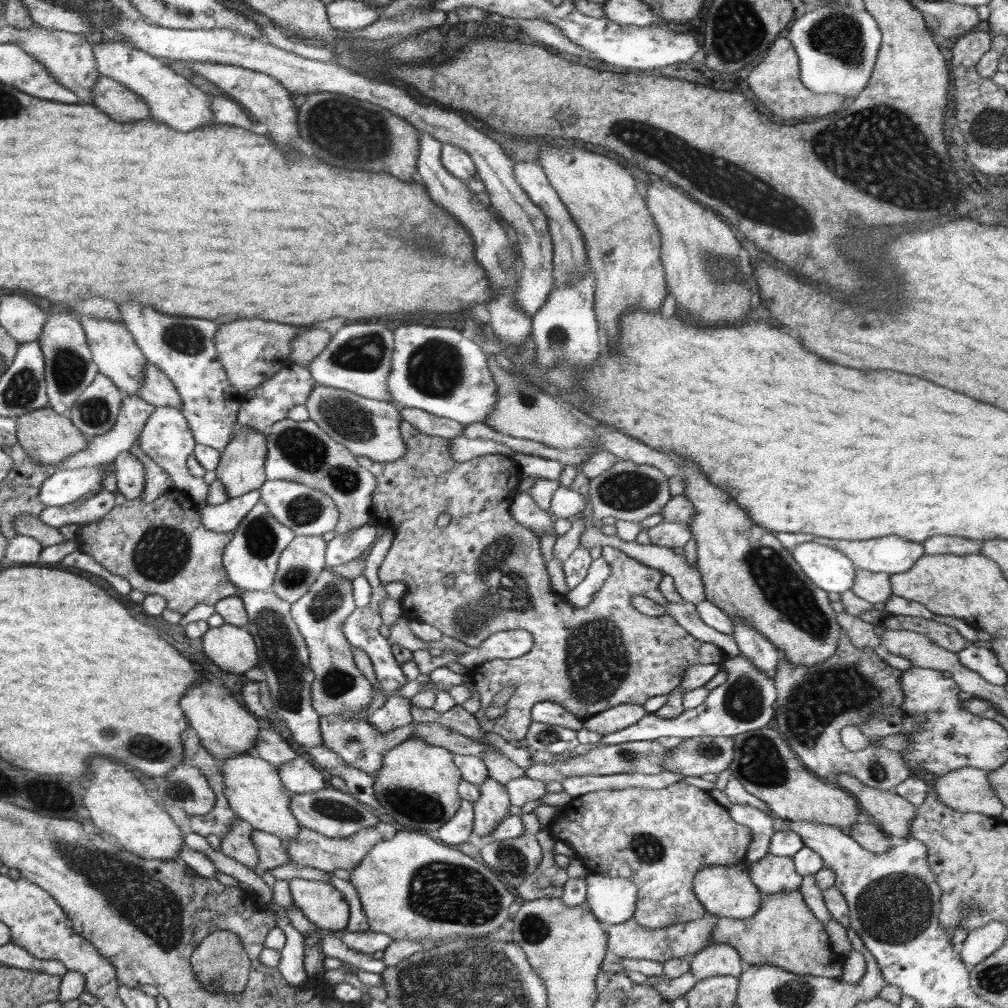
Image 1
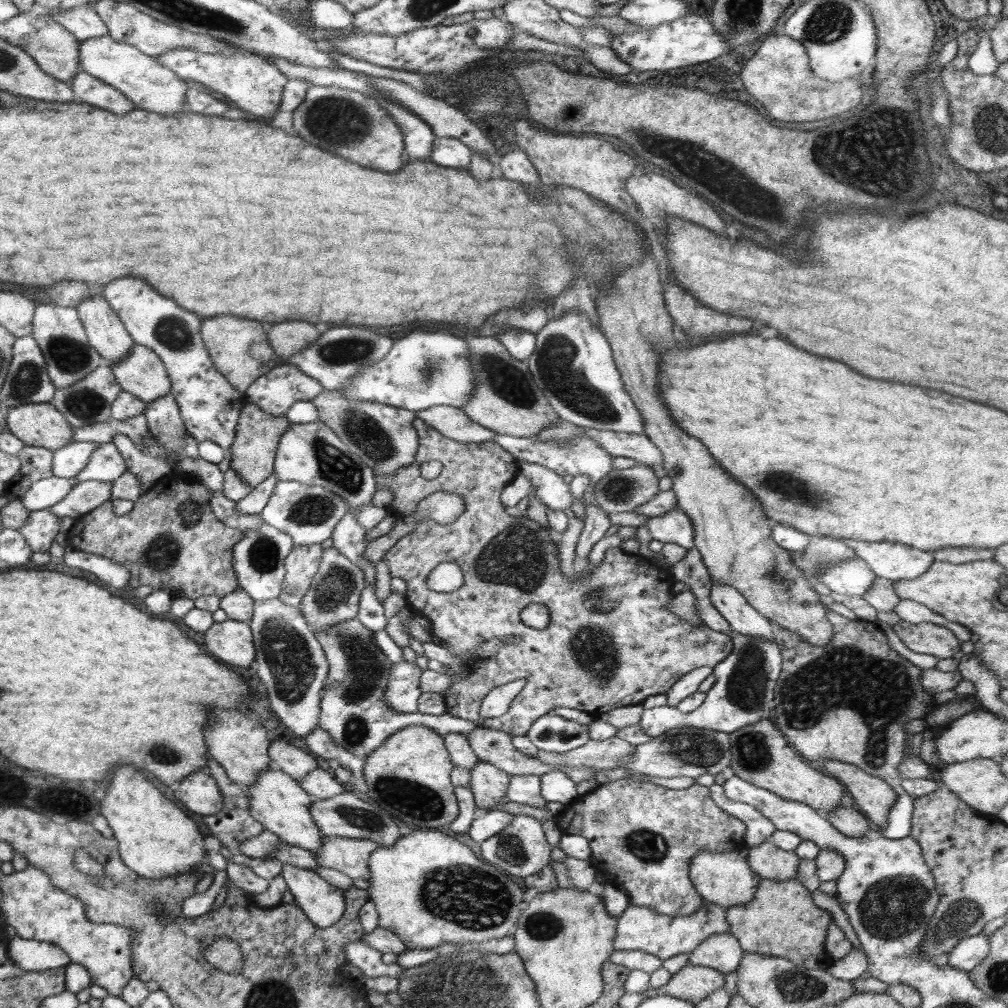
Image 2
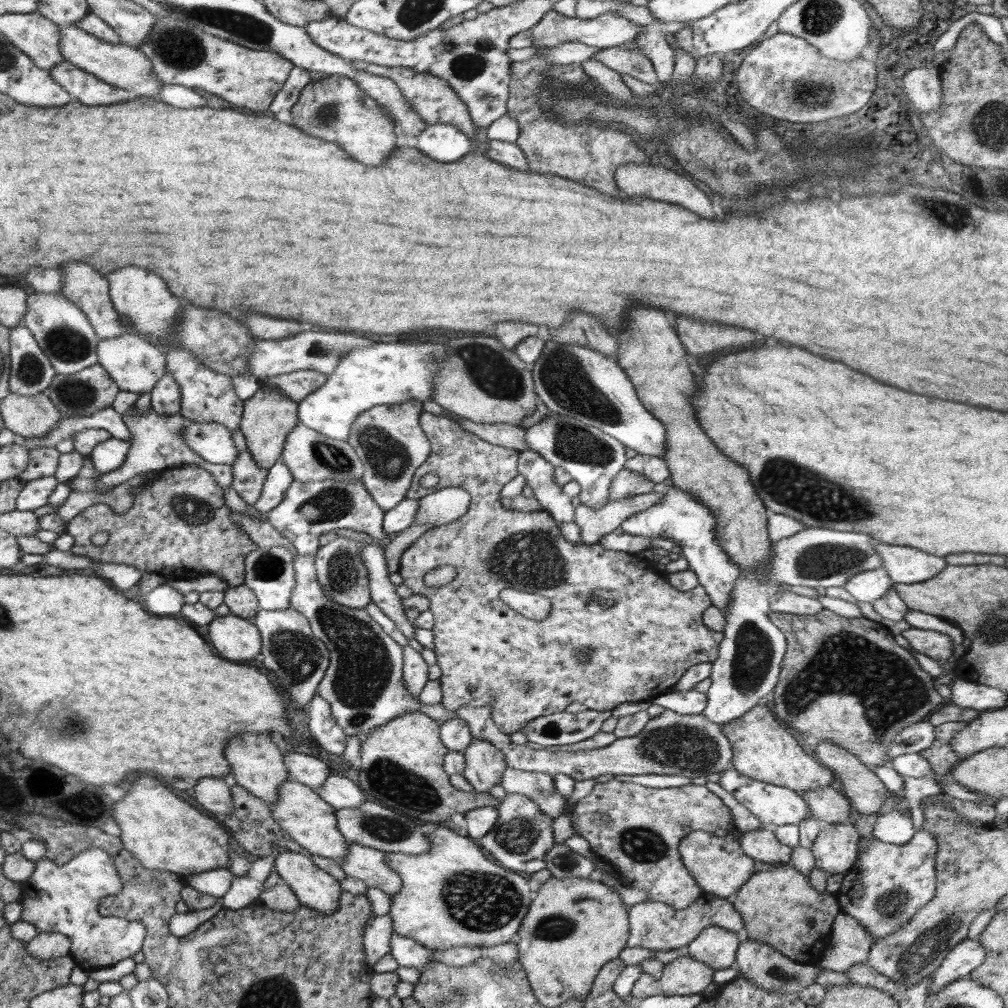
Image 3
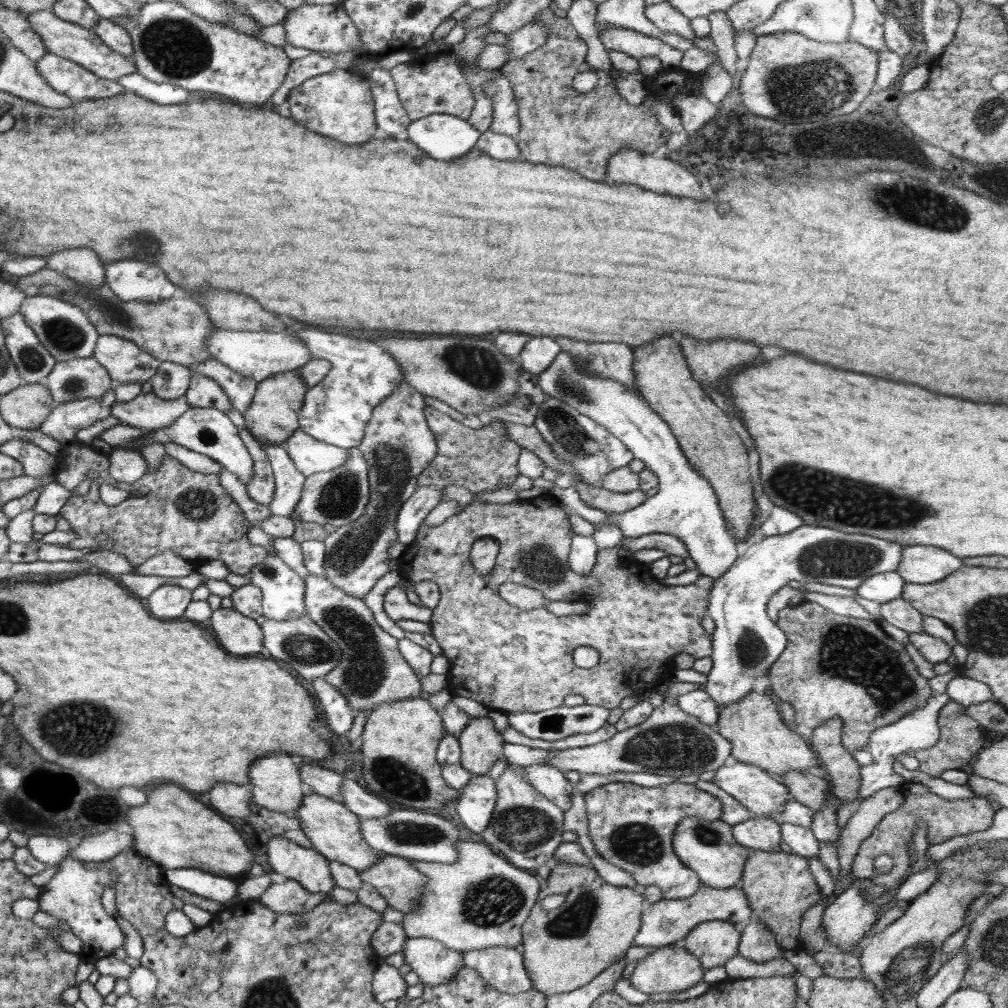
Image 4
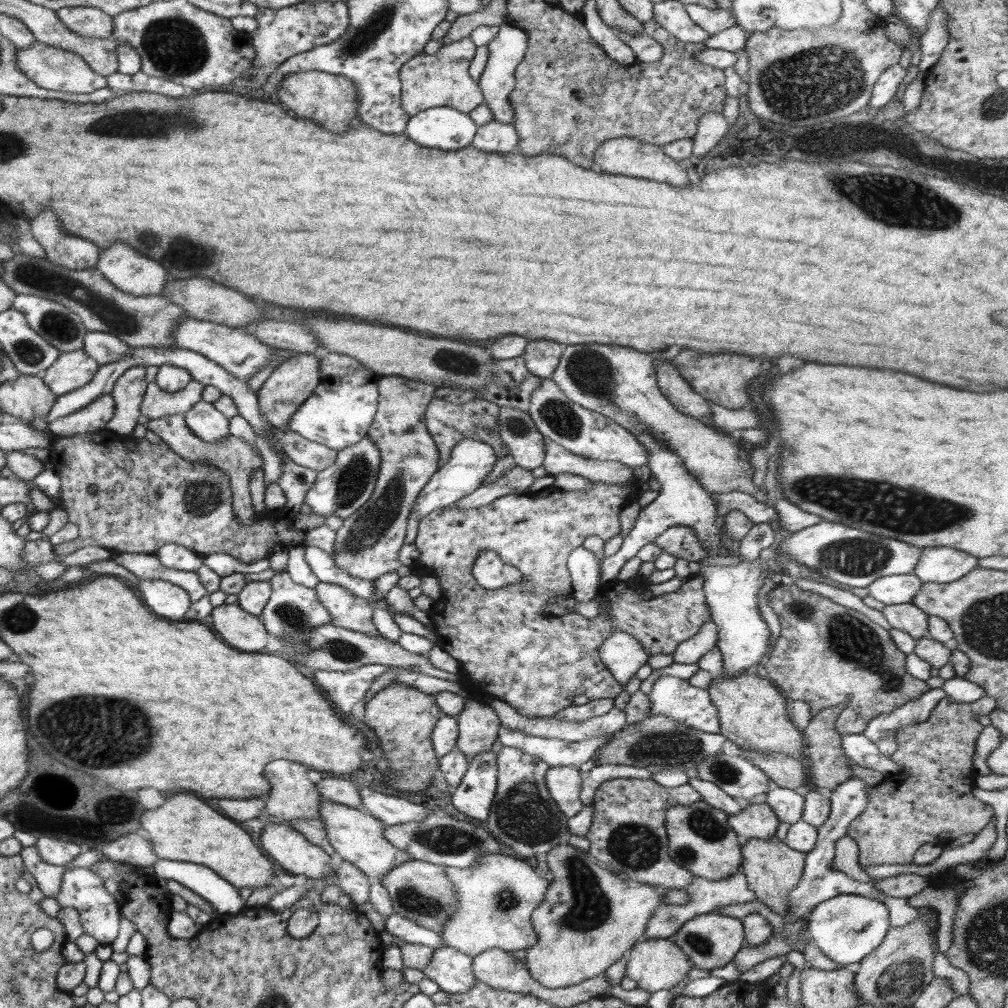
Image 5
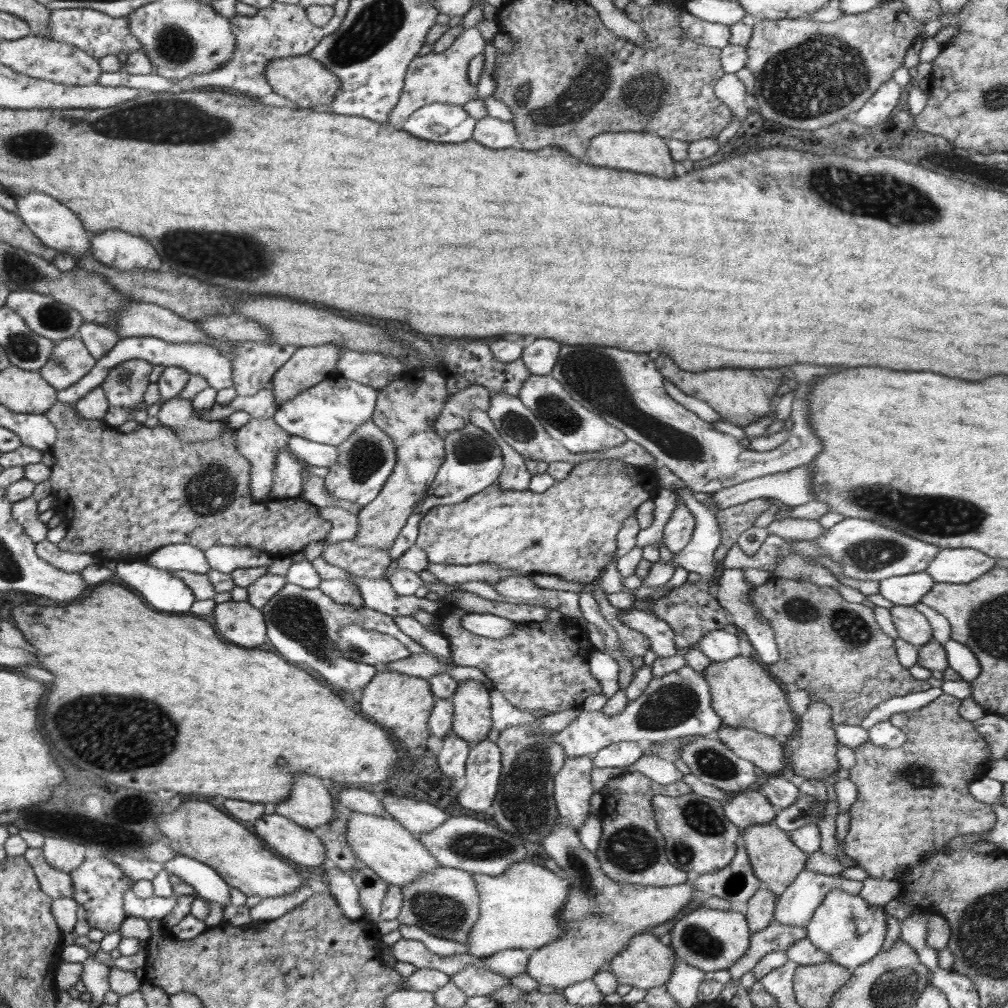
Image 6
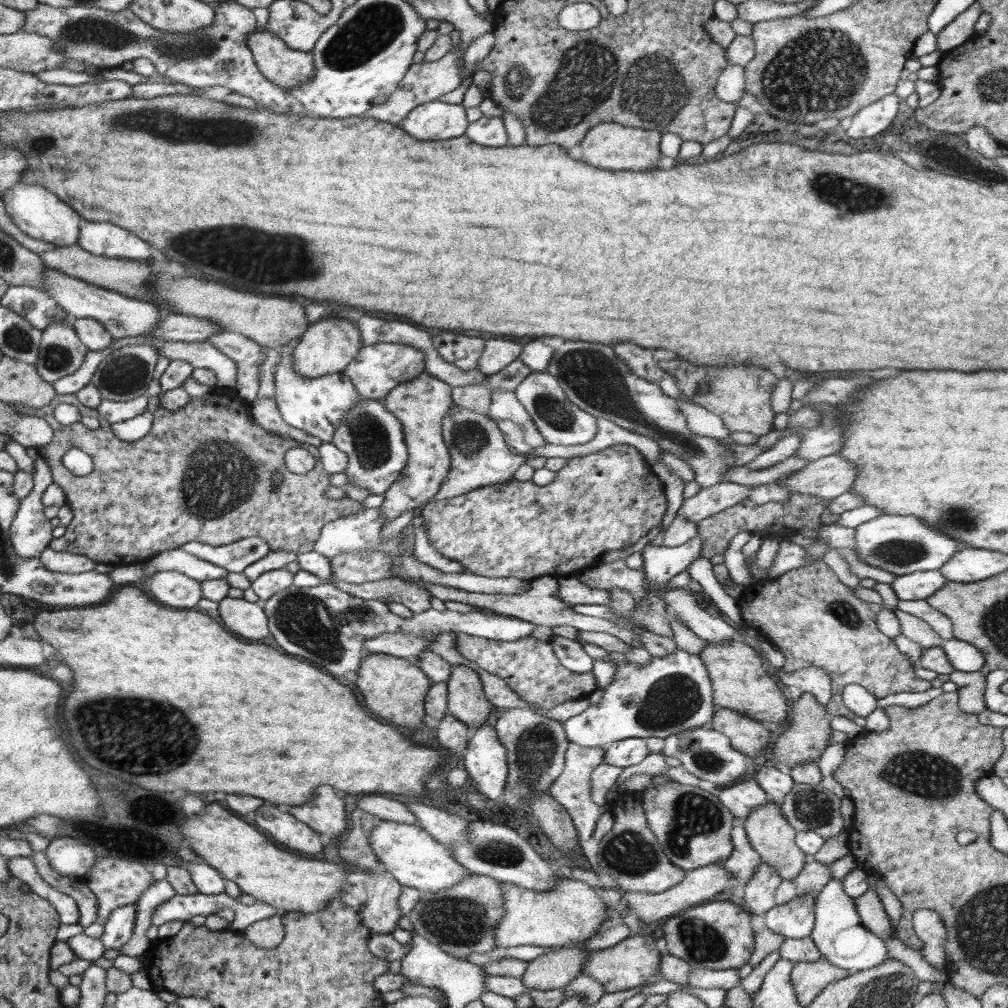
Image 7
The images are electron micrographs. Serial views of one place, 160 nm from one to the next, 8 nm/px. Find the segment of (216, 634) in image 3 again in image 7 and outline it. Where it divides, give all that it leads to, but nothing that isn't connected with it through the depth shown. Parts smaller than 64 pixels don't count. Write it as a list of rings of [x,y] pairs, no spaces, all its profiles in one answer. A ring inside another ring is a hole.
[[[227,596],[219,602],[219,615],[225,628],[242,639],[260,640],[270,634],[266,613],[255,602]]]

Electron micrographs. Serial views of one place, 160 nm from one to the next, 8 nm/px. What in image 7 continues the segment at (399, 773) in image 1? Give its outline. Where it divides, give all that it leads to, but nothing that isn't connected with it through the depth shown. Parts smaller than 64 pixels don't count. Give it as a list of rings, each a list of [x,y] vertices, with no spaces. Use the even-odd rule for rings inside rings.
[[[369,654],[363,658],[356,686],[362,692],[364,704],[368,710],[372,710],[376,716],[392,722],[398,726],[412,730],[420,728],[424,721],[424,701],[426,693],[432,682],[426,673],[412,662],[412,660],[390,656],[388,654]]]

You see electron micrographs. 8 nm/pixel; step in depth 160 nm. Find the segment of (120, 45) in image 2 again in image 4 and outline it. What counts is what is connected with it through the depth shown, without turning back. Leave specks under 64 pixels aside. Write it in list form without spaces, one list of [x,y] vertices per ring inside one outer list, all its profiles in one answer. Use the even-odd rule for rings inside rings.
[[[52,10],[21,13],[28,19],[36,34],[40,36],[40,40],[46,45],[48,53],[72,60],[72,62],[78,63],[82,68],[88,69],[92,74],[106,80],[116,81],[123,76],[137,72],[134,57],[127,57],[119,52],[114,52],[90,29],[62,20]]]

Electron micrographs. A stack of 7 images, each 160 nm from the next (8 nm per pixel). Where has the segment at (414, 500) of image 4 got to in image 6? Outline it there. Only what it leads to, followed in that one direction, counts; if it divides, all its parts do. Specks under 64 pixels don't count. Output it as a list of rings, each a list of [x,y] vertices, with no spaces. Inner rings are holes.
[[[469,422],[464,428],[451,432],[443,439],[445,459],[438,469],[432,484],[427,487],[427,493],[420,504],[415,506],[414,513],[408,518],[400,534],[389,549],[392,560],[402,556],[408,548],[416,545],[419,533],[419,523],[432,507],[458,504],[472,495],[482,492],[487,486],[497,482],[498,475],[503,469],[503,456],[494,438],[481,428]]]

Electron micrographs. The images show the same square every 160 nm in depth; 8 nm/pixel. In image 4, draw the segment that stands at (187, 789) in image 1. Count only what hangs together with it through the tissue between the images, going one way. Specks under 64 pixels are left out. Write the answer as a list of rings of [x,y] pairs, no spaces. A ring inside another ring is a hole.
[[[216,784],[210,792],[210,806],[220,814],[246,818],[252,804],[252,792],[247,786]]]

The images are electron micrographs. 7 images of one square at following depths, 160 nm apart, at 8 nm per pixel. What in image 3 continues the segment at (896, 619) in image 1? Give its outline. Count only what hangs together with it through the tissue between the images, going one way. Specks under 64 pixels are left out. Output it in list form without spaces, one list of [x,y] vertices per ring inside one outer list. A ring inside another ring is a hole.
[[[910,627],[901,632],[910,646],[920,654],[926,654],[938,662],[954,659],[953,640],[943,632]]]

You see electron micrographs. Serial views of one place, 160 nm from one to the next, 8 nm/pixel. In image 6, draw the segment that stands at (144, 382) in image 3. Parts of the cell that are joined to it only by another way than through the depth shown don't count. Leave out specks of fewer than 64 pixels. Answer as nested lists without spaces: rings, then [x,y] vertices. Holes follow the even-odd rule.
[[[83,322],[77,334],[96,361],[112,350],[120,339],[116,331],[95,322]]]

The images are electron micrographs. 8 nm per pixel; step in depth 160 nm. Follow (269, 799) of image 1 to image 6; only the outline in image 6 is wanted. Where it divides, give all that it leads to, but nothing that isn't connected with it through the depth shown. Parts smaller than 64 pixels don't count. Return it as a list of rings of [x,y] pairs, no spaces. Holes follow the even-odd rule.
[[[352,811],[345,835],[354,855],[390,885],[403,887],[418,880],[424,873],[440,868],[438,861],[417,839],[417,834],[410,832],[392,818],[385,819],[360,811]]]

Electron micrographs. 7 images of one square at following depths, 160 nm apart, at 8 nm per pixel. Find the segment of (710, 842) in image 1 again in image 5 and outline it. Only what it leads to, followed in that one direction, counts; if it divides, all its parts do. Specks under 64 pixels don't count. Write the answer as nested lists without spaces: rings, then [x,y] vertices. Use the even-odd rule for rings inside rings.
[[[613,779],[600,784],[594,796],[594,816],[585,837],[590,841],[588,854],[600,864],[608,865],[631,883],[664,886],[672,890],[687,889],[693,874],[672,862],[668,856],[666,811],[673,806],[690,806],[701,800],[688,784],[677,788],[660,786],[654,780]]]

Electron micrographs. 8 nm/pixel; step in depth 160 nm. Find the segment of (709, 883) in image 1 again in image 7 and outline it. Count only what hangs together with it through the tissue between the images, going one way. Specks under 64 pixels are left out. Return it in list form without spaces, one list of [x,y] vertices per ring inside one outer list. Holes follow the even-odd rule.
[[[671,781],[650,786],[639,795],[648,826],[672,864],[687,872],[714,863],[720,864],[730,857],[733,850],[731,830],[735,820],[716,793]]]

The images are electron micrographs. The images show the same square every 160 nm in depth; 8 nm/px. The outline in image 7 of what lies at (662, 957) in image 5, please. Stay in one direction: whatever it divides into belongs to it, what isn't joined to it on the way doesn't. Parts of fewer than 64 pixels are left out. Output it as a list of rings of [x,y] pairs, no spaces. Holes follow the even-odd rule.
[[[644,932],[632,937],[626,937],[611,947],[592,951],[589,959],[585,962],[582,973],[600,982],[604,994],[619,992],[622,989],[634,988],[635,986],[643,986],[649,978],[654,976],[653,972],[659,970],[662,954],[656,949],[656,941],[651,933]]]

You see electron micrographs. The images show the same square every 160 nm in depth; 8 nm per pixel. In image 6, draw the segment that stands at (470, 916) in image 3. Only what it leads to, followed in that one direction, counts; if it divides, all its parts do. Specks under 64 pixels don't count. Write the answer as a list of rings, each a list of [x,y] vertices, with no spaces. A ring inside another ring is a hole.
[[[526,860],[508,866],[508,870],[498,876],[471,873],[480,897],[479,919],[472,925],[467,940],[467,952],[472,956],[486,958],[504,949],[522,949],[533,951],[545,944],[552,943],[561,935],[559,912],[564,901],[567,902],[569,881],[562,874],[554,873],[545,867]]]

